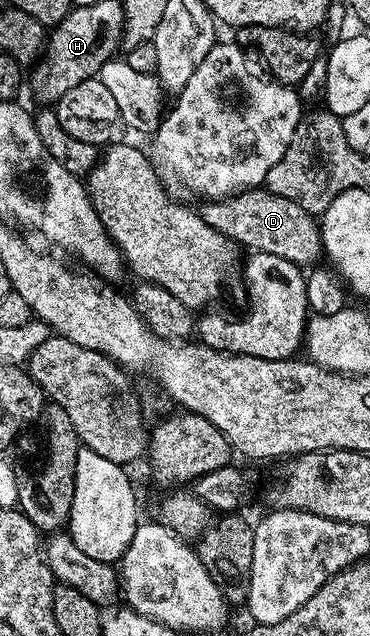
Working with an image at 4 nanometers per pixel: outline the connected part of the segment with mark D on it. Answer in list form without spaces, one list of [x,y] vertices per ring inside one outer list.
[[[261,187],[228,196],[221,202],[209,203],[201,209],[202,219],[220,233],[224,233],[243,249],[254,252],[276,254],[288,258],[288,262],[299,266],[314,264],[323,255],[320,224],[311,213],[304,211],[296,202],[277,196]]]

